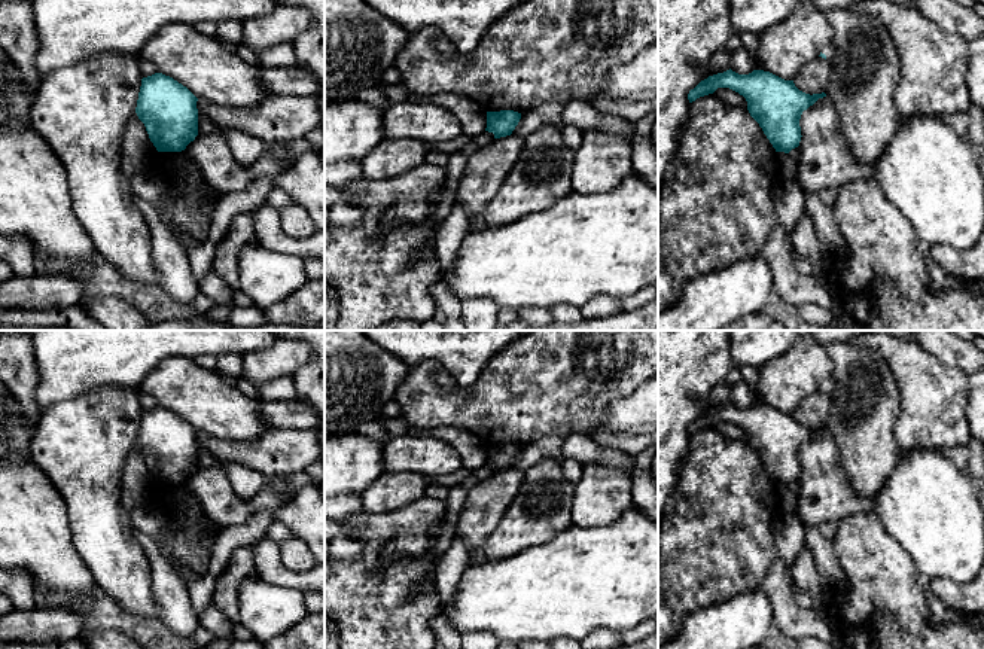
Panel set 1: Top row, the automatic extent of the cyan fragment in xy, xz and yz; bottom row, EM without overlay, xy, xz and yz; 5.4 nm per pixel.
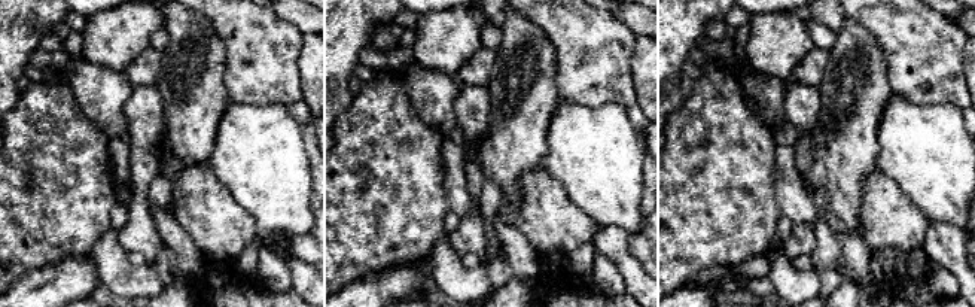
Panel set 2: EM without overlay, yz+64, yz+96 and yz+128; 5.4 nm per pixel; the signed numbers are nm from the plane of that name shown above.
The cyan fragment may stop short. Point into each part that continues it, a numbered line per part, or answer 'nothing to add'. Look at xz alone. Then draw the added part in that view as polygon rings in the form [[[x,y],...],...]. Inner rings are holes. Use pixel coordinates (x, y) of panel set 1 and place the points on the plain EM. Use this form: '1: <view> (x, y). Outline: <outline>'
nothing to add

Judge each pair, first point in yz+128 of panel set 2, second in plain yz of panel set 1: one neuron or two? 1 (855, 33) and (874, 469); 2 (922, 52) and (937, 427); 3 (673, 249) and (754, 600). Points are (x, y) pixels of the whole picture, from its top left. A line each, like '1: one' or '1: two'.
1: one
2: one
3: two

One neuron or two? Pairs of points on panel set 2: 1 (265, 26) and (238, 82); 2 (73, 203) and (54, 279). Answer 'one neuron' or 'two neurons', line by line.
1: one neuron
2: two neurons

